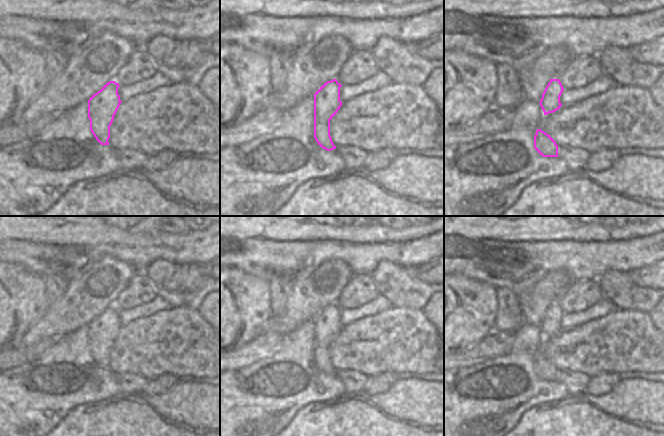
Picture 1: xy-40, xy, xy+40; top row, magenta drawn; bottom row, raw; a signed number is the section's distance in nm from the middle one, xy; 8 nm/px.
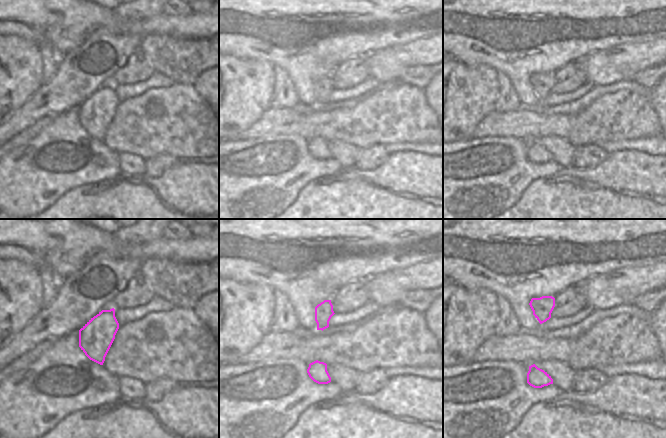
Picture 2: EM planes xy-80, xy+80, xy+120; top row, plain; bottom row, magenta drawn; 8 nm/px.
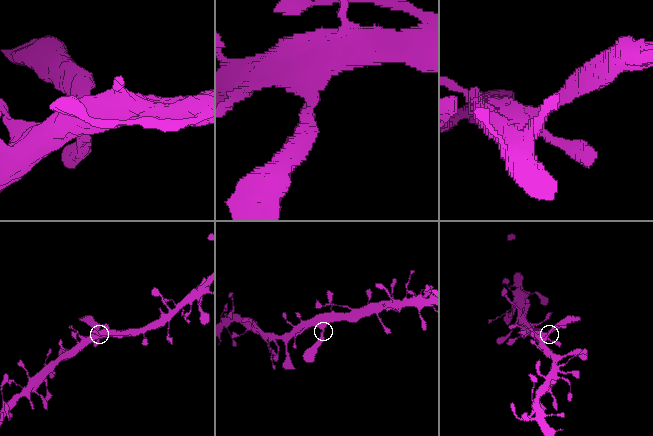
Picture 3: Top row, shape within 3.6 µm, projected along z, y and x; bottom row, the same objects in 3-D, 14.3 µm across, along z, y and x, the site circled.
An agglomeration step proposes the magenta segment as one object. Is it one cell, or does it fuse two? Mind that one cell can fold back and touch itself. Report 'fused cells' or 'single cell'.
single cell

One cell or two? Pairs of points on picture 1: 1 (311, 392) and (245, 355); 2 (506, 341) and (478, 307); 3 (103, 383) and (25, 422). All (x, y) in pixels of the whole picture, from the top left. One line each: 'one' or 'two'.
1: two
2: two
3: one

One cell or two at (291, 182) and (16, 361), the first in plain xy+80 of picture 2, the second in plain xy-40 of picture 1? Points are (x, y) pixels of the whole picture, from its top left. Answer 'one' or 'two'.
two

